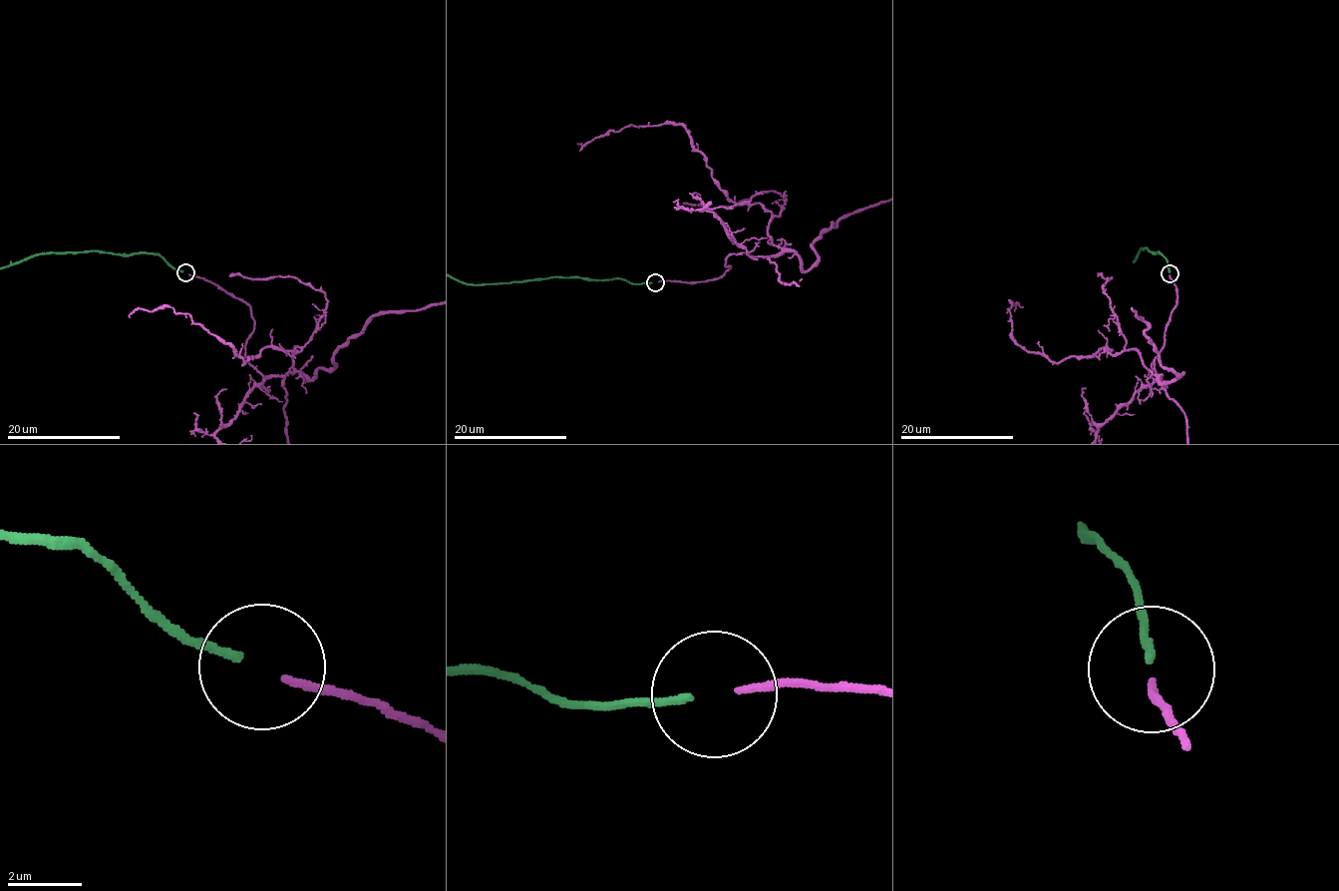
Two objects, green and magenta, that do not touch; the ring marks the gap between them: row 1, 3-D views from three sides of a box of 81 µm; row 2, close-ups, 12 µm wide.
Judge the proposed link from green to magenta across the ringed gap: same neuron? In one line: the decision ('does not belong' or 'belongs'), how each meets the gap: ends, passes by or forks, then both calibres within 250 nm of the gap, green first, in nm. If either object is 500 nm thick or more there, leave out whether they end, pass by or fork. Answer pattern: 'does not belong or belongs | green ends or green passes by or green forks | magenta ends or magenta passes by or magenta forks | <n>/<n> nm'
belongs | green ends | magenta ends | 220/200 nm

